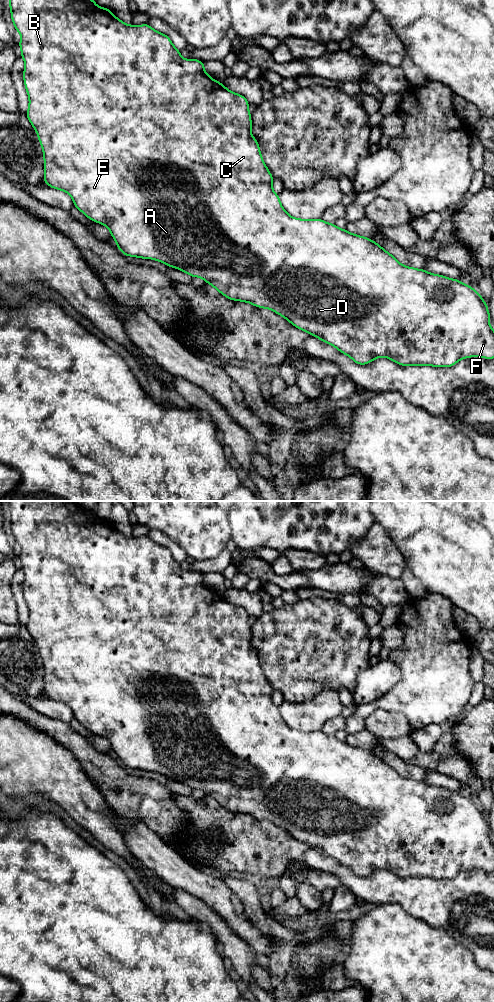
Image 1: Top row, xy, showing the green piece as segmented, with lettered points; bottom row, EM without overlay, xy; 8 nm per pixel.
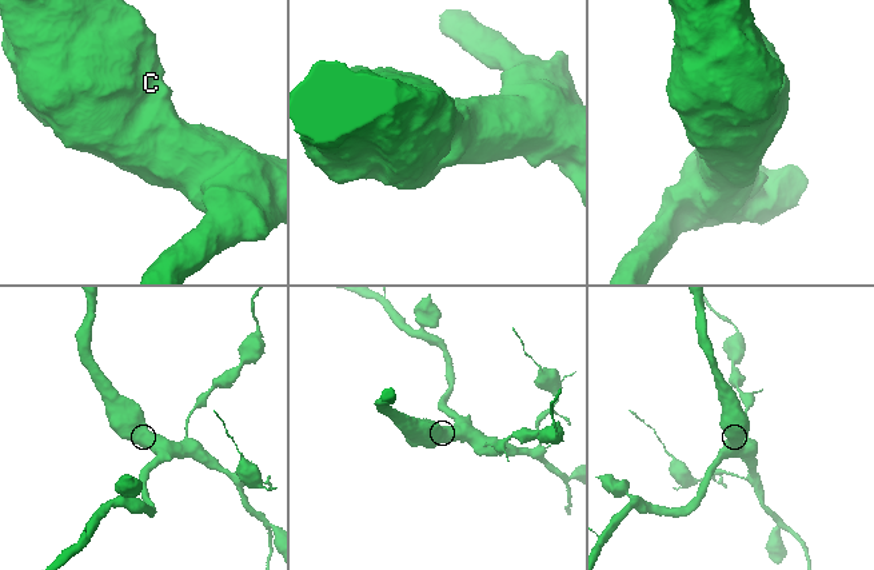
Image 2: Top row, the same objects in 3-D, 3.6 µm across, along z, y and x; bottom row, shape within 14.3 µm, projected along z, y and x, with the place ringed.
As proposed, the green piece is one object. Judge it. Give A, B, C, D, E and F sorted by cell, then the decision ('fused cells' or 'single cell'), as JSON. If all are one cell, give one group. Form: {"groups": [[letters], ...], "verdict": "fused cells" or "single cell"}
{"groups": [["A", "B", "C", "D", "E", "F"]], "verdict": "single cell"}

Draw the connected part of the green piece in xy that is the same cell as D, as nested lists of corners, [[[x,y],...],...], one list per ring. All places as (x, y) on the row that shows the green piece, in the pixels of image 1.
[[[8,0],[11,11],[11,20],[15,29],[21,35],[21,41],[18,43],[21,48],[21,57],[25,62],[23,72],[24,85],[29,97],[29,107],[26,116],[34,127],[39,142],[43,150],[44,157],[44,182],[49,187],[67,192],[74,203],[91,221],[105,225],[111,233],[111,236],[117,243],[117,248],[125,255],[144,259],[154,259],[160,261],[169,267],[184,271],[191,277],[201,277],[206,283],[211,284],[218,292],[230,300],[248,302],[258,308],[271,309],[273,312],[284,317],[296,328],[309,333],[311,336],[319,338],[321,341],[334,346],[341,353],[349,356],[355,363],[366,365],[378,357],[386,357],[398,365],[402,366],[424,366],[433,367],[452,367],[459,360],[474,356],[494,359],[494,329],[490,327],[491,319],[487,303],[483,300],[478,291],[471,286],[465,285],[457,279],[429,273],[426,270],[407,267],[397,261],[389,252],[384,250],[375,241],[355,235],[346,229],[340,229],[333,223],[326,223],[322,219],[299,219],[291,217],[282,207],[280,197],[273,191],[273,176],[263,161],[259,149],[258,141],[251,135],[251,114],[248,110],[249,102],[240,94],[231,92],[223,83],[212,79],[204,70],[204,62],[196,59],[185,60],[180,55],[180,51],[172,44],[170,38],[149,26],[148,23],[143,25],[126,25],[123,21],[114,16],[109,8],[101,8],[95,4],[95,0]]]

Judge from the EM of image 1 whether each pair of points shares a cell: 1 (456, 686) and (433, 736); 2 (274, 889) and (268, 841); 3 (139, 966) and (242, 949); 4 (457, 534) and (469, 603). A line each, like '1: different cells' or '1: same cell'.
1: different cells
2: different cells
3: different cells
4: same cell

